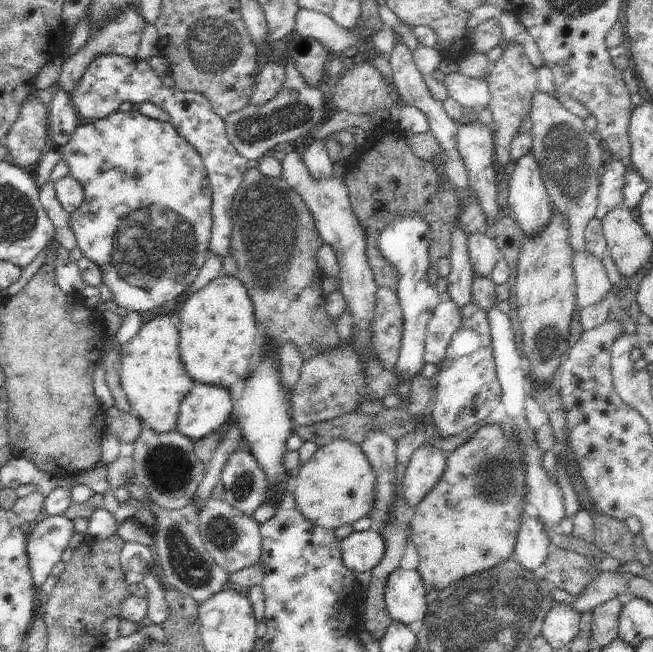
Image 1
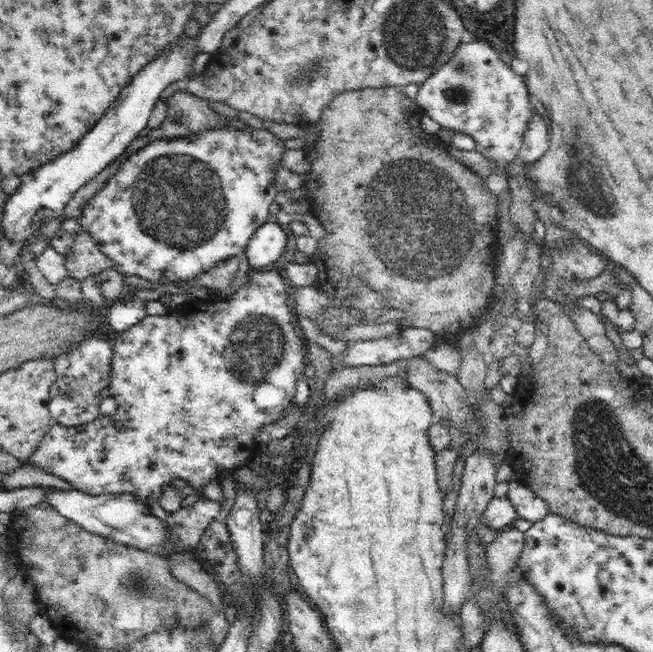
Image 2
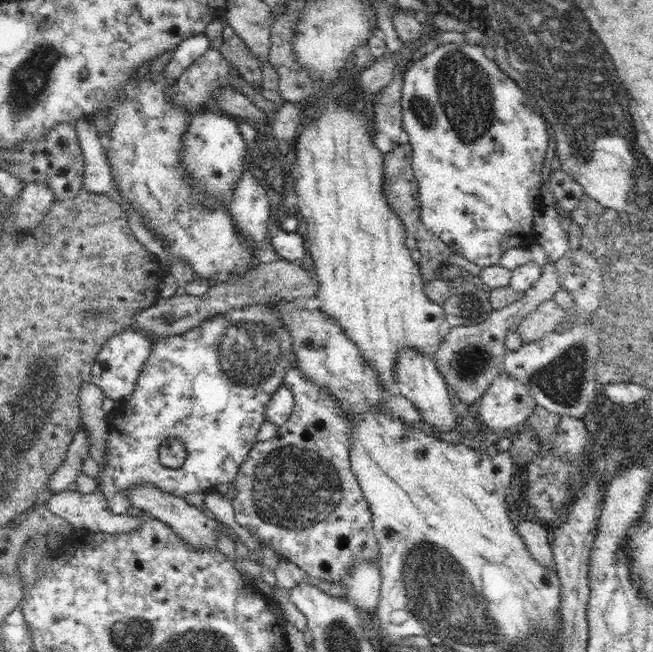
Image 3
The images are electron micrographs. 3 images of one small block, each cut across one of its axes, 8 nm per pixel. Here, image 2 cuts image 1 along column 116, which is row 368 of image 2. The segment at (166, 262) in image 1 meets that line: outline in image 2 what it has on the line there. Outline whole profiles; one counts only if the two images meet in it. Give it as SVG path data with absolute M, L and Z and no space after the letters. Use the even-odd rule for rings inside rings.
M272 270L272 272L256 272L248 278L236 294L230 298L216 298L214 304L198 304L198 302L188 302L182 306L182 314L166 314L166 316L144 316L142 322L132 326L128 332L116 334L114 338L114 358L112 358L112 382L110 382L110 392L118 402L118 410L114 416L98 416L94 422L86 426L86 432L78 432L76 428L66 428L58 422L52 422L50 432L44 436L36 452L28 458L28 464L42 470L44 474L50 474L54 478L66 480L74 486L74 490L82 490L92 496L102 496L102 494L136 494L140 500L144 500L148 506L154 502L160 502L162 488L168 484L176 484L176 480L184 478L188 484L192 484L196 490L204 490L204 486L210 482L210 478L228 478L236 470L240 470L246 464L252 464L258 458L258 450L262 444L256 444L256 436L262 432L262 426L280 422L282 412L290 406L290 402L296 396L296 382L300 376L304 376L304 370L308 368L308 352L306 352L306 338L302 336L300 328L296 326L296 312L292 306L288 306L288 294L286 294L286 284L284 278ZM120 422L124 428L116 428L114 424Z

